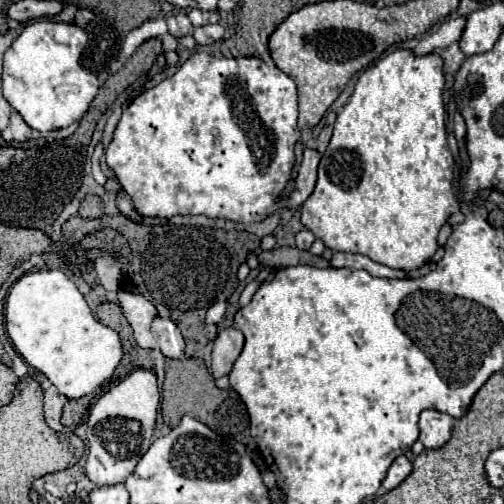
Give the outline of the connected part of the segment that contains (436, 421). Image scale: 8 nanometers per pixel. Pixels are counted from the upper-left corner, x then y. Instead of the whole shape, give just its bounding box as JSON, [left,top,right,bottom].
[420,410,454,448]

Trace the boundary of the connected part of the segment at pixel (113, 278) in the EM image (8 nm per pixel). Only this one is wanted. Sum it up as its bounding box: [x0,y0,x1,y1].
[96,256,118,290]

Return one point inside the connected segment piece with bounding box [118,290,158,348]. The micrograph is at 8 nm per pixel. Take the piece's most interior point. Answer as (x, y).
(140, 313)

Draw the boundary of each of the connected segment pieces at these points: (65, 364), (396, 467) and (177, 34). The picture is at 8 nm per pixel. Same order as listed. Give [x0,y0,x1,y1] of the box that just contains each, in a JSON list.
[[6,270,124,398],[382,456,412,490],[166,10,192,38]]

